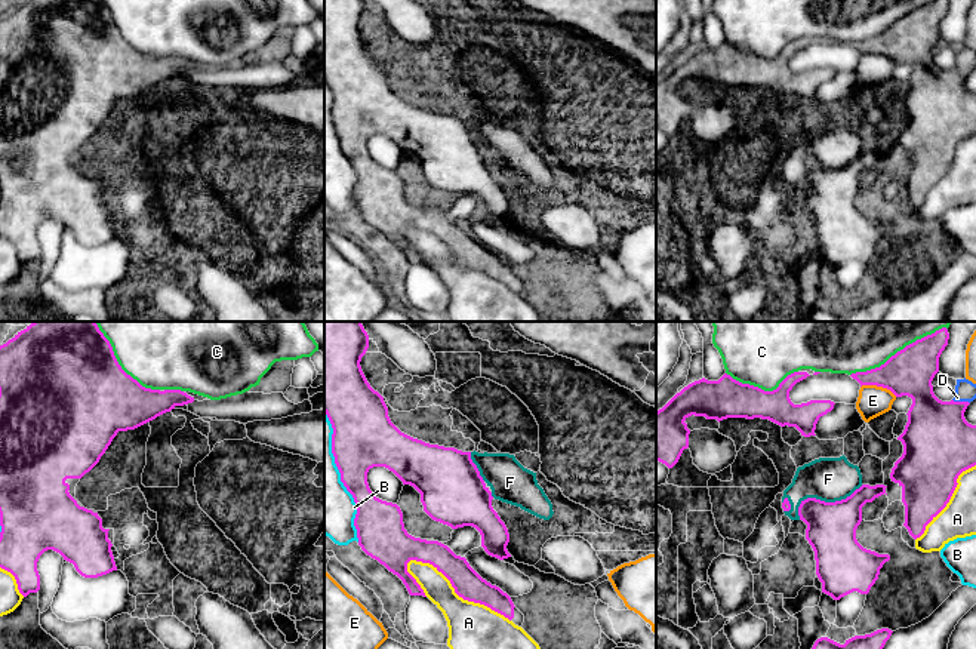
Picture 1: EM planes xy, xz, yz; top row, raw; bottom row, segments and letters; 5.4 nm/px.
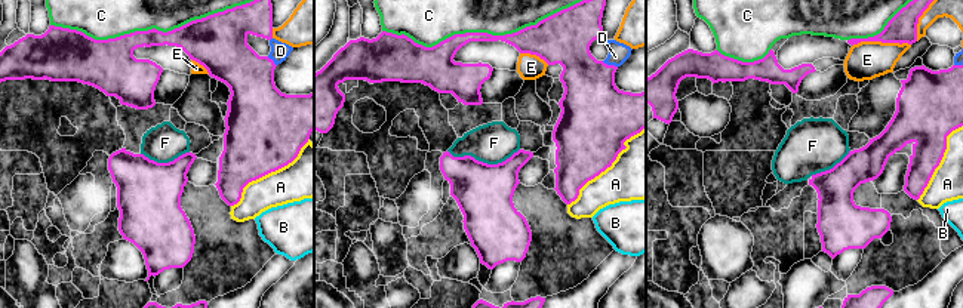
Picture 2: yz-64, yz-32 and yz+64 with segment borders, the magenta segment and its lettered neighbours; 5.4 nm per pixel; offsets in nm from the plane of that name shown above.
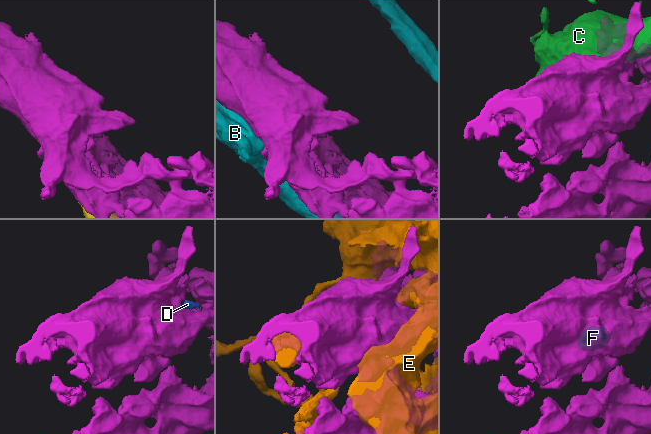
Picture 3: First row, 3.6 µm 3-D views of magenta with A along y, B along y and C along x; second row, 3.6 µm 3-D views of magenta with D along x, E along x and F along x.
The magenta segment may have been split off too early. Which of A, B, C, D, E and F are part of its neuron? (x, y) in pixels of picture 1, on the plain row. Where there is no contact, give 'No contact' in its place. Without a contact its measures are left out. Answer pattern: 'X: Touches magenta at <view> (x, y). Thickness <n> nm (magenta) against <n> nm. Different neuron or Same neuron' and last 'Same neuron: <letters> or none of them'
A: Touches magenta at xz (456, 261). Thickness 160 nm (magenta) against 300 nm. Different neuron
B: Touches magenta at xz (341, 144). Thickness 340 nm (magenta) against 300 nm. Different neuron
C: Touches magenta at yz (892, 24). Thickness 260 nm (magenta) against 220 nm. Different neuron
D: Touches magenta at yz (961, 70). Thickness 380 nm (magenta) against 110 nm. Same neuron
E: Touches magenta at yz (878, 54). Thickness 260 nm (magenta) against 170 nm. Different neuron
F: Touches magenta at yz (824, 169). Thickness 280 nm (magenta) against 240 nm. Same neuron
Same neuron: D, F

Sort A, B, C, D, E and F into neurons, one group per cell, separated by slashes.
A / B / C / D F / E

